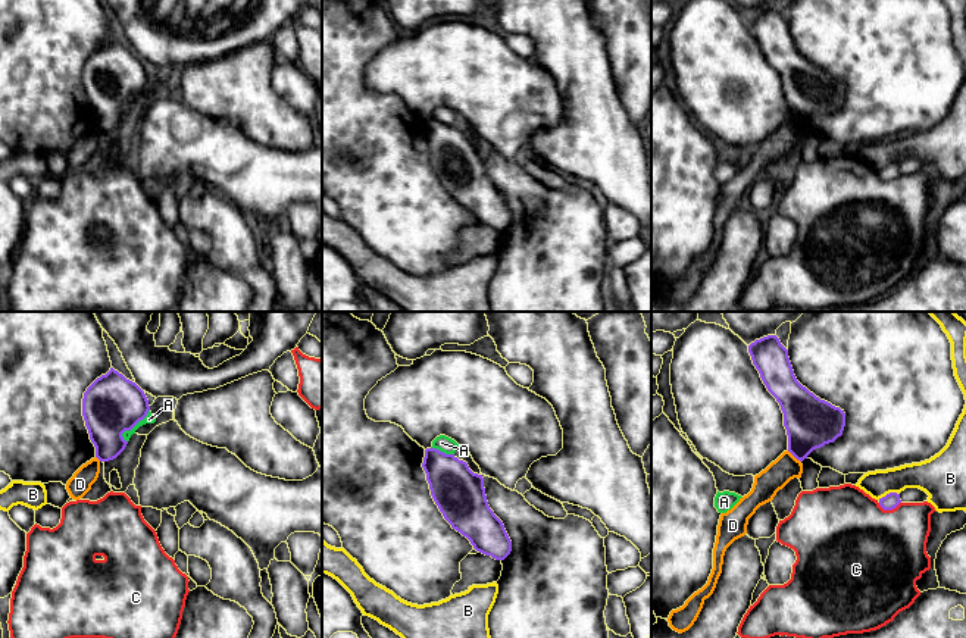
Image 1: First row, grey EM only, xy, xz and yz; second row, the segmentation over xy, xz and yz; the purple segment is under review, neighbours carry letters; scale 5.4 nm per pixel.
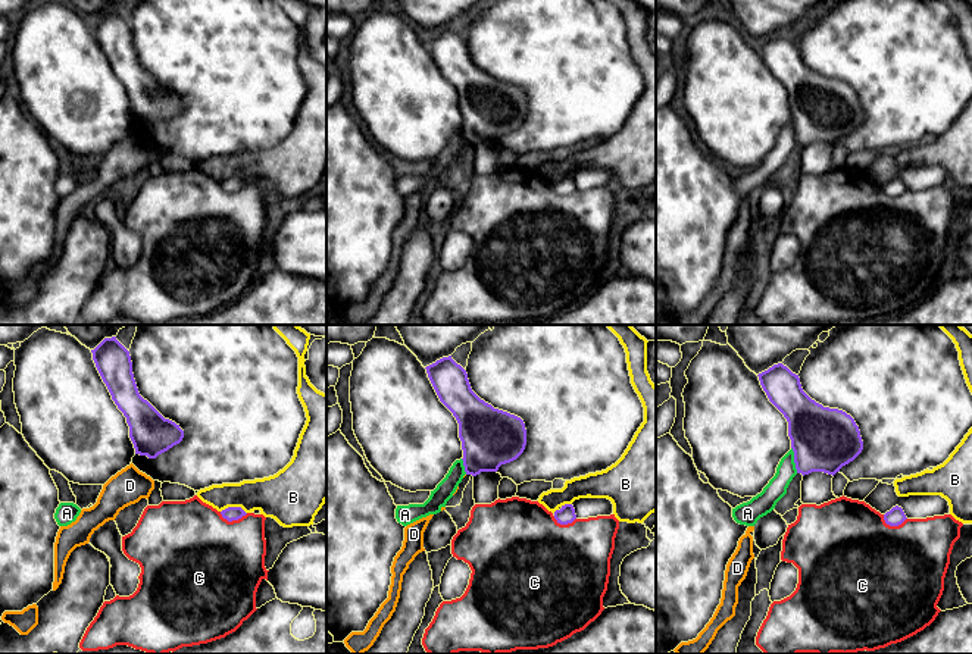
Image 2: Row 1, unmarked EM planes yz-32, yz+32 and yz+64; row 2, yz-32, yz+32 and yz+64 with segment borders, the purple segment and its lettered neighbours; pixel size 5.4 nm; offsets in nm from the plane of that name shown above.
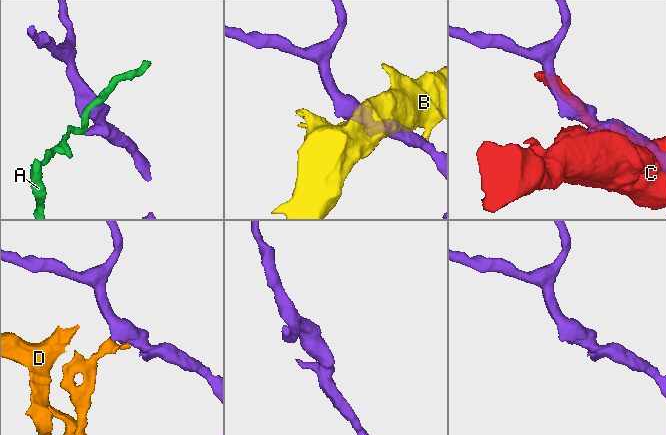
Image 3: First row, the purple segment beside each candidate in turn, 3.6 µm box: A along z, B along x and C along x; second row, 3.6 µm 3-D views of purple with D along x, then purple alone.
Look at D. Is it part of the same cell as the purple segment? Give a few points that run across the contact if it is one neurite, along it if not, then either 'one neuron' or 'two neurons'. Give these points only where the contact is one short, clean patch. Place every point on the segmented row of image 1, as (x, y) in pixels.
line yz (787, 450), (800, 462); two neurons

